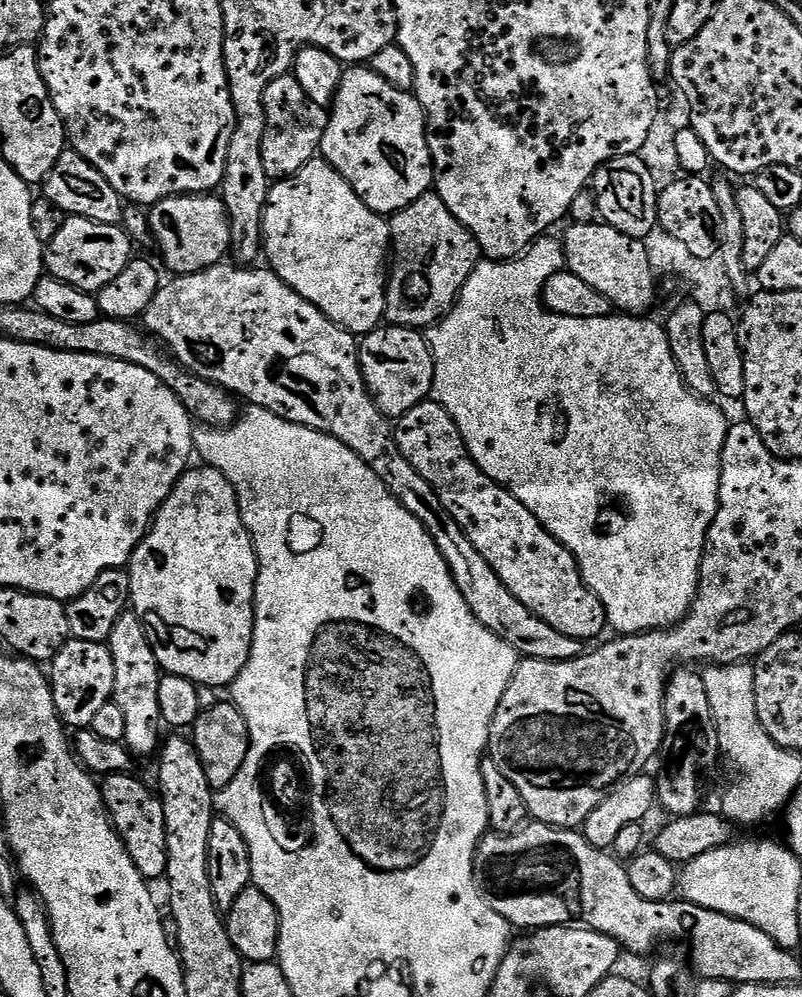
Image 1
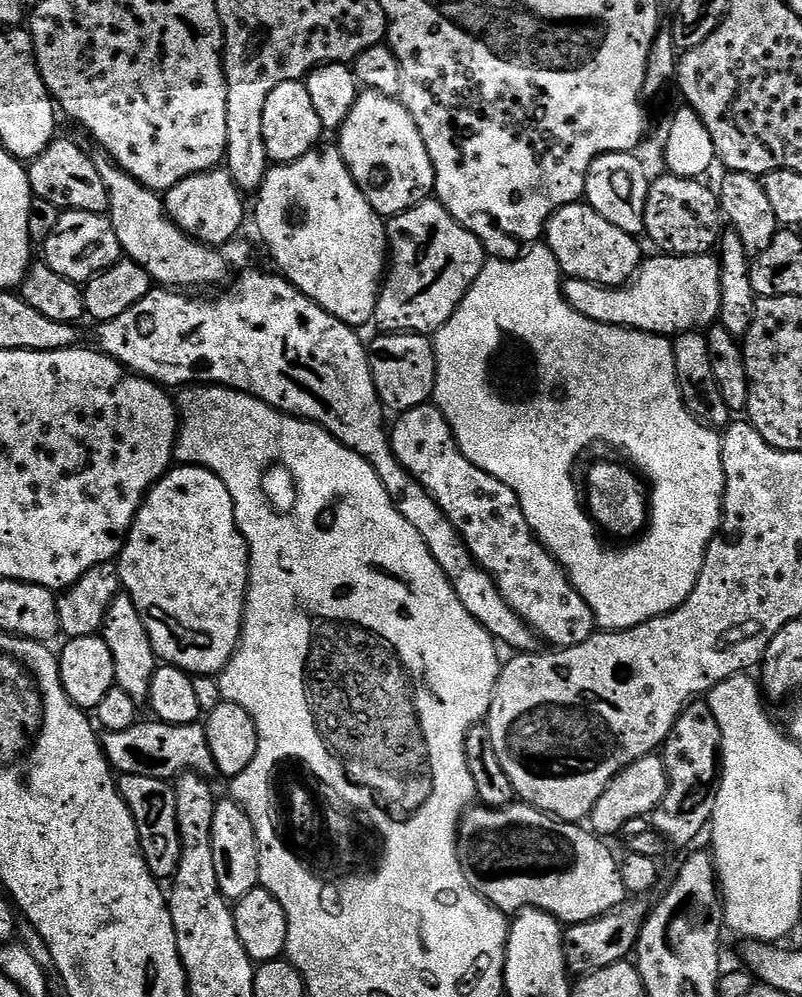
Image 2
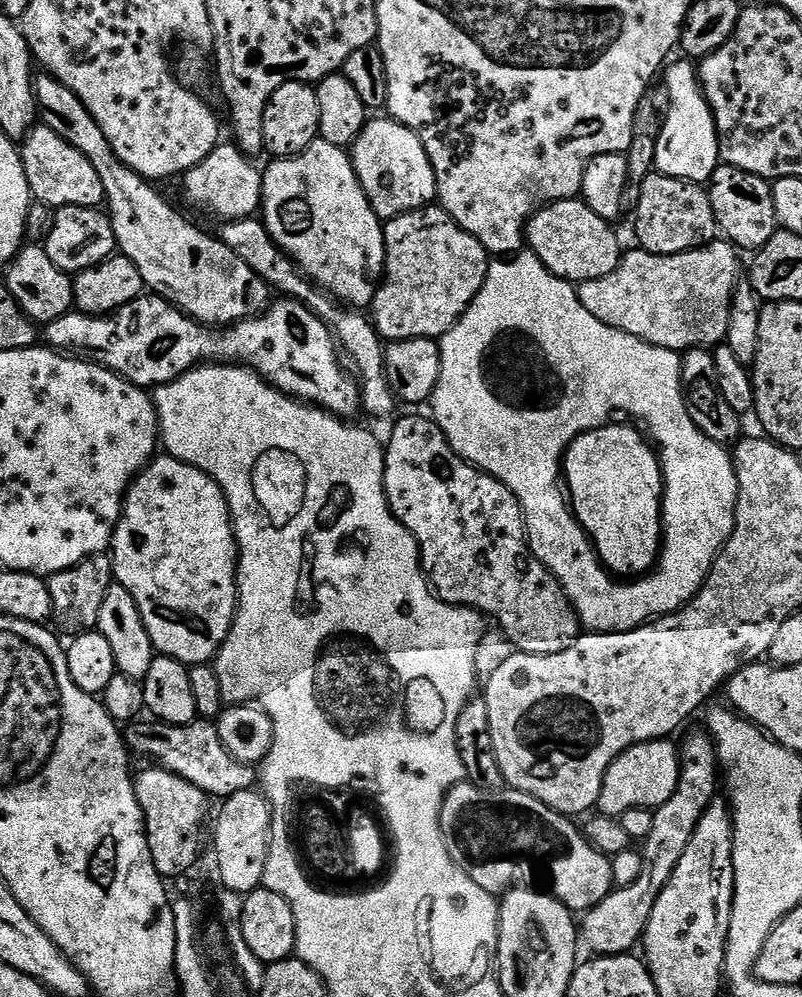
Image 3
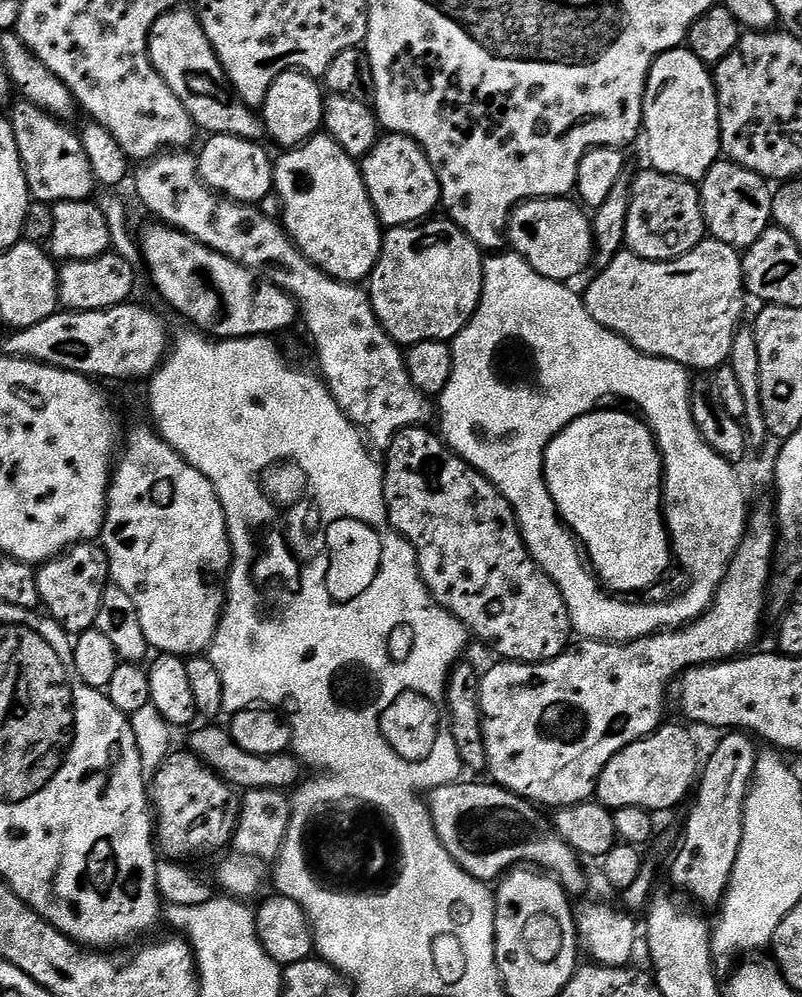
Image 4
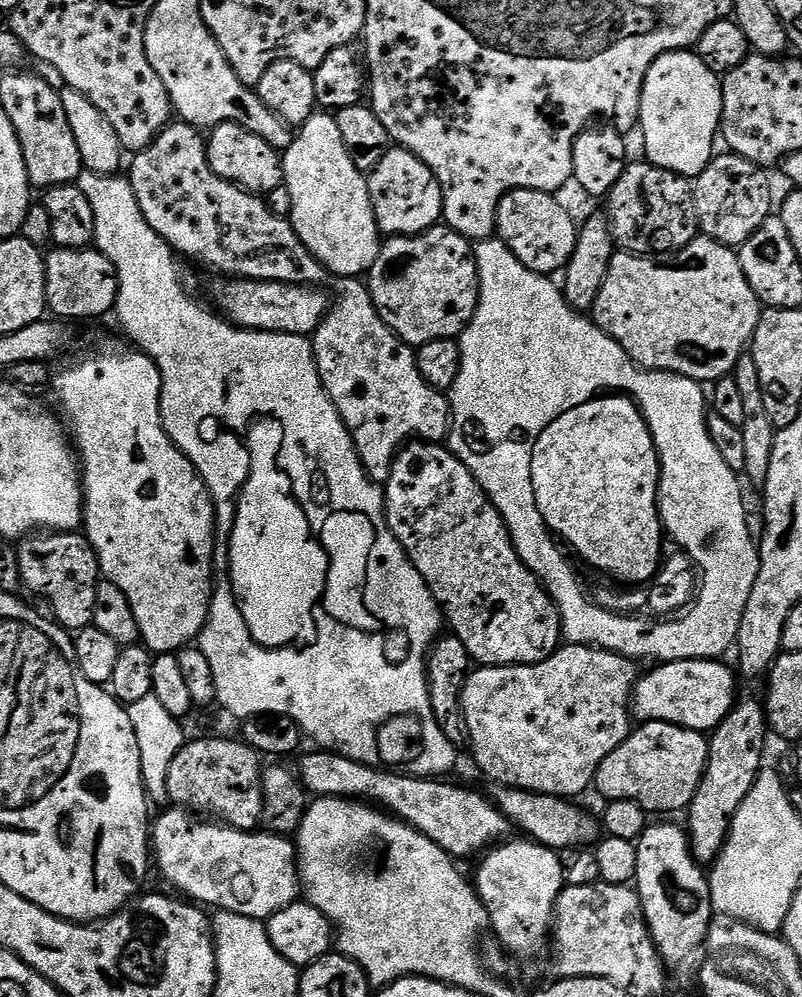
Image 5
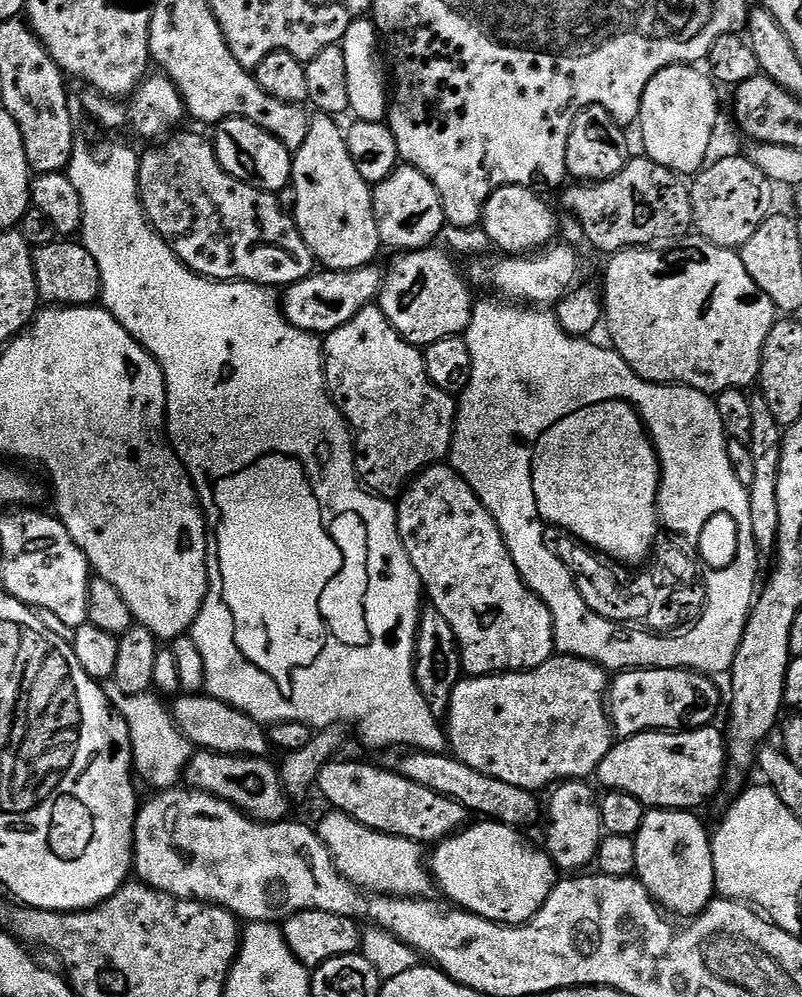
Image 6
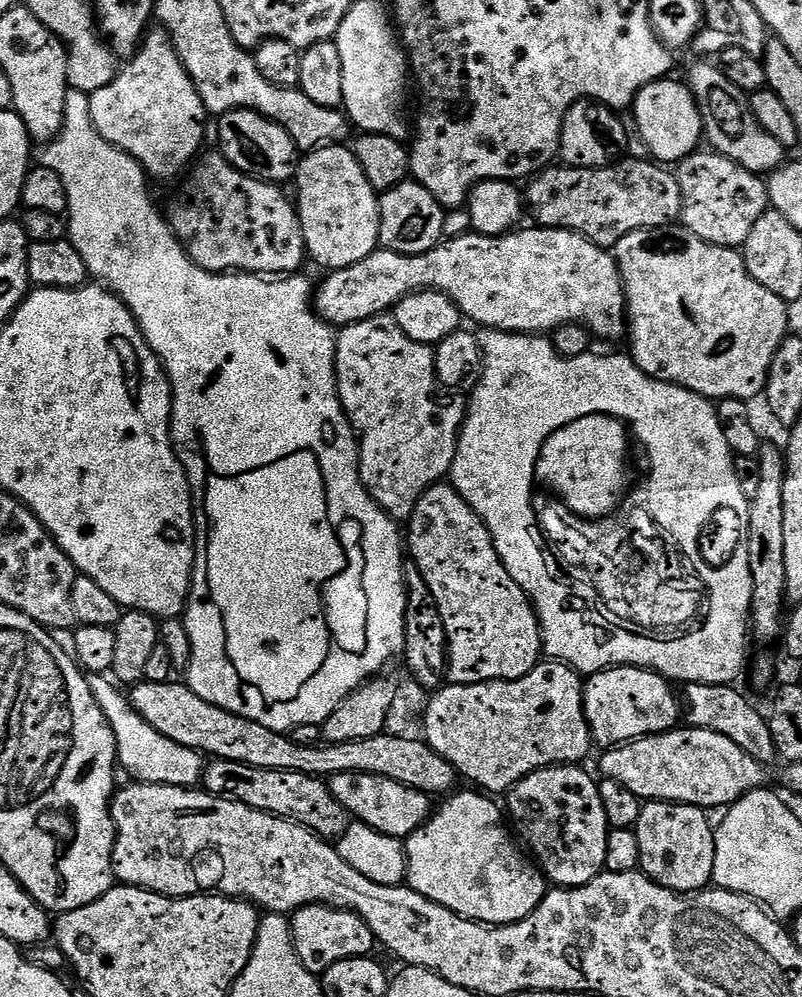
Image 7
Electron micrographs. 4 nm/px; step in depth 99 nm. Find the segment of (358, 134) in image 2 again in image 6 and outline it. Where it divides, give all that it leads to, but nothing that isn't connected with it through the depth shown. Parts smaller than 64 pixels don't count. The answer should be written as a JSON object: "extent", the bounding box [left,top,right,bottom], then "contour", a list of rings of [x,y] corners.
{"extent":[372,163,446,252],"contour":[[[401,163],[382,183],[372,188],[372,205],[380,243],[385,249],[417,252],[419,248],[435,245],[446,228],[444,207],[434,182],[414,166]]]}

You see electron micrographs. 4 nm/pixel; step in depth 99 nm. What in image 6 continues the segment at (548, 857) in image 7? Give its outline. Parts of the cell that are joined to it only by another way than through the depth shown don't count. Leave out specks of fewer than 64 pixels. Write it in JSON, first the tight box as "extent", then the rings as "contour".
{"extent":[542,780,602,874],"contour":[[[566,780],[551,789],[547,793],[548,805],[545,803],[542,808],[543,823],[548,823],[544,828],[543,847],[548,853],[548,857],[557,869],[564,874],[576,874],[587,864],[591,865],[596,859],[596,851],[602,839],[602,825],[600,822],[600,806],[597,793],[592,793],[592,788],[584,780]]]}

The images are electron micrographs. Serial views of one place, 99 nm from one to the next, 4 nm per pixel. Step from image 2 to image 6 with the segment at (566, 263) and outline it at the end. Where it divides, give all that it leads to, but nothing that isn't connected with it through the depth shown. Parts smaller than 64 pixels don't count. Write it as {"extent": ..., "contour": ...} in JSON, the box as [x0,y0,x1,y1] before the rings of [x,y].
{"extent":[482,184,557,256],"contour":[[[517,184],[499,188],[490,194],[484,204],[482,227],[493,249],[501,248],[499,251],[509,256],[536,254],[557,239],[556,212],[546,201],[540,200],[540,196],[539,191]]]}

